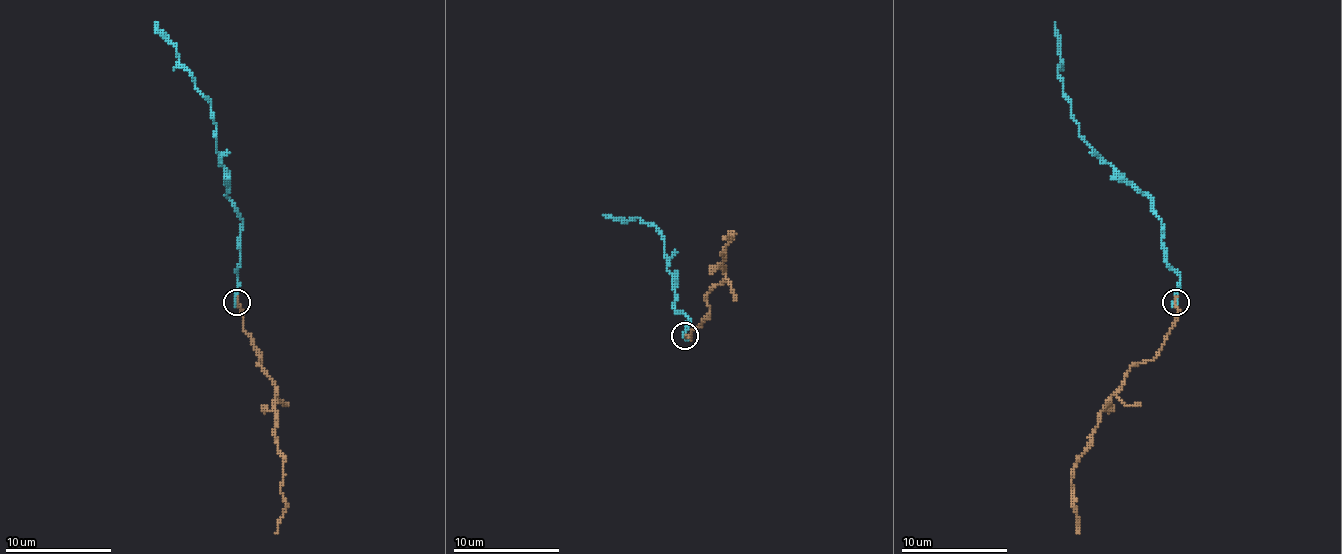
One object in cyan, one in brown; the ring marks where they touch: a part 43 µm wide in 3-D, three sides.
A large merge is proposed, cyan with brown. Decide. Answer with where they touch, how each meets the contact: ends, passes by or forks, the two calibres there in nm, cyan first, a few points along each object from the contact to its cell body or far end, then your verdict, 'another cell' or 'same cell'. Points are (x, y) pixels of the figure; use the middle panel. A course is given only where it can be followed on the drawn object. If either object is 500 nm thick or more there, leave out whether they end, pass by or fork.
at (685, 335); cyan ends there; brown ends there; 420 nm thick on the cyan side, 200 nm on the other; cyan runs (685, 335), (685, 340), (691, 321), (675, 308), (675, 276), (667, 268), (662, 234), (638, 218), (603, 215); brown runs (685, 335), (691, 337), (709, 311), (707, 295), (725, 276), (723, 252), (728, 231), (733, 234), (723, 239); same cell

